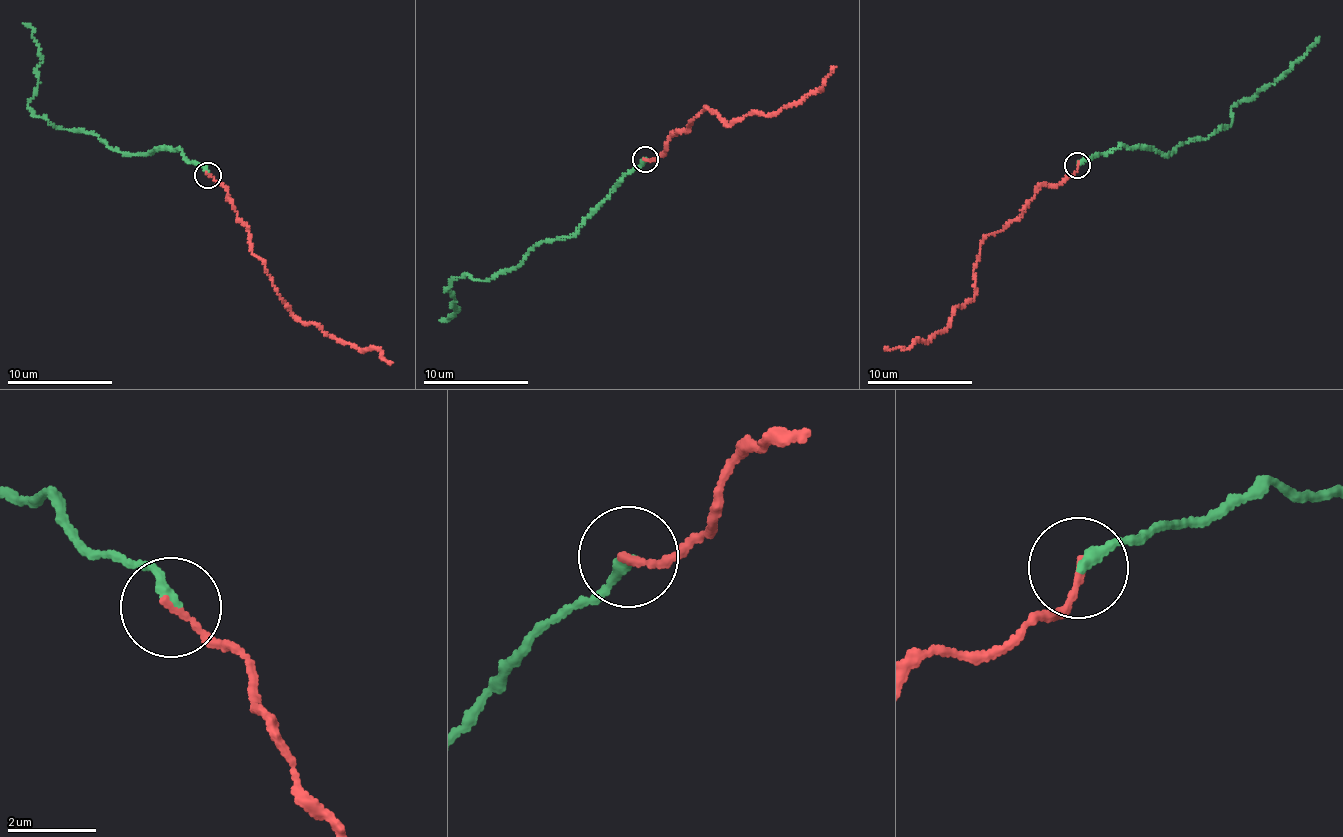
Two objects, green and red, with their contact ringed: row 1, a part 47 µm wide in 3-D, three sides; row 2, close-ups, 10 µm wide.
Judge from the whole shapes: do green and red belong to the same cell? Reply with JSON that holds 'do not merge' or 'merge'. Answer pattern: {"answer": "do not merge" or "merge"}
{"answer": "merge"}

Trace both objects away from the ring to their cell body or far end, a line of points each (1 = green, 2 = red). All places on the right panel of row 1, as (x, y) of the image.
1: (1078, 164), (1124, 145), (1144, 146), (1165, 156), (1212, 134), (1233, 120), (1234, 105), (1270, 86), (1319, 37)
2: (1078, 164), (983, 241), (971, 298), (958, 304), (947, 329), (907, 349), (884, 349)

